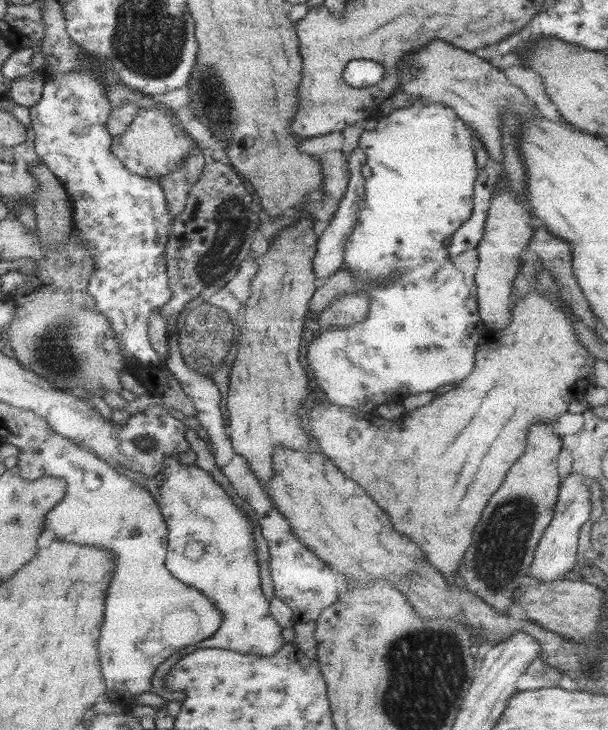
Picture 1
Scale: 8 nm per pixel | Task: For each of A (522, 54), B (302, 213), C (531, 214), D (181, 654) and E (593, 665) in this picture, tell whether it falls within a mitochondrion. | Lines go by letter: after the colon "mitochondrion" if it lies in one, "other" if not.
A: other
B: other
C: other
D: other
E: mitochondrion

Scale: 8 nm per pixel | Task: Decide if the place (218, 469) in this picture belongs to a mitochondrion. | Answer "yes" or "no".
no

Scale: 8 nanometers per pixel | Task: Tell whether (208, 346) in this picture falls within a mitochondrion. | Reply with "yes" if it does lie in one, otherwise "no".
yes

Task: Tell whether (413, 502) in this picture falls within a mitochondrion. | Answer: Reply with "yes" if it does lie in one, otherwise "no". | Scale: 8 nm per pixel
no

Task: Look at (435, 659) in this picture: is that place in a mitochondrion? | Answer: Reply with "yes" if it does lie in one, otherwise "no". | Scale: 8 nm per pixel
yes

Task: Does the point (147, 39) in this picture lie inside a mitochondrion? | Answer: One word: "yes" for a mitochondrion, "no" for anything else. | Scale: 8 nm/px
yes

